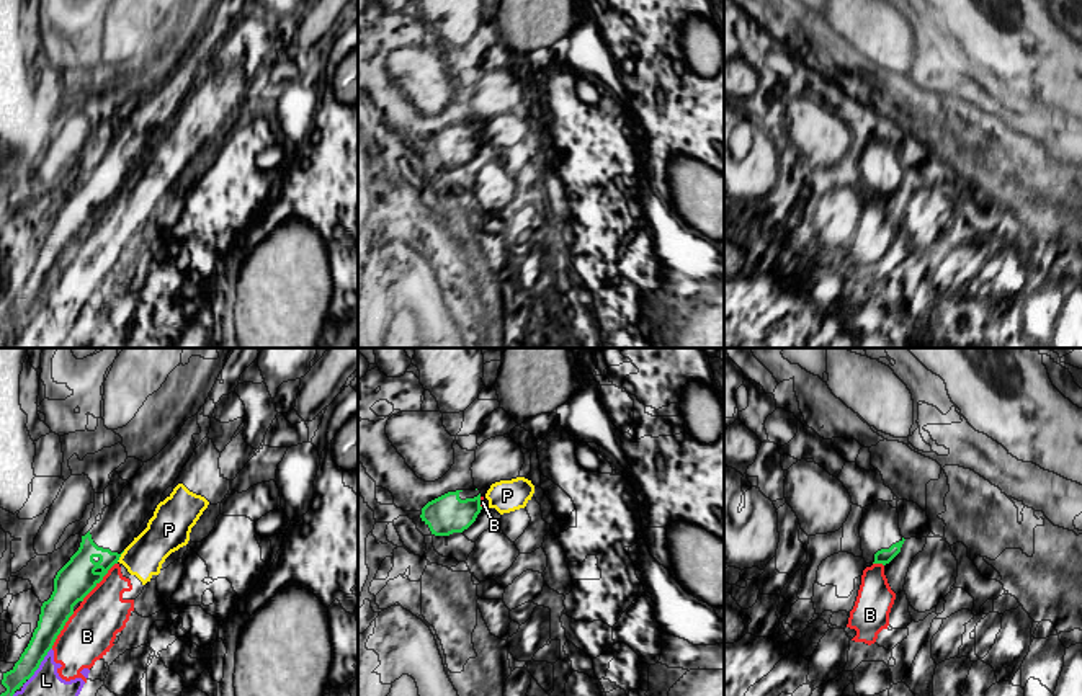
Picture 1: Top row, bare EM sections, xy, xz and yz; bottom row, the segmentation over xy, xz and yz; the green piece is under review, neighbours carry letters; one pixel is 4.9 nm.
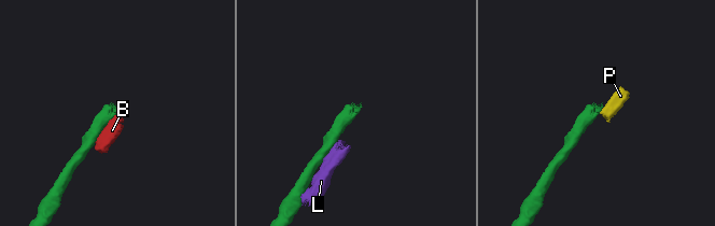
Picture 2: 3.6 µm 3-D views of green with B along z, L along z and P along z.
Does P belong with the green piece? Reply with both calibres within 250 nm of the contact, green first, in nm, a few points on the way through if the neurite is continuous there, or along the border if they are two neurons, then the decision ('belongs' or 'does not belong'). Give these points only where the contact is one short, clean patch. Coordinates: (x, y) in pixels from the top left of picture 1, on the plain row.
calibres 180 and 190 nm; border xy (125, 185), (116, 195); does not belong

